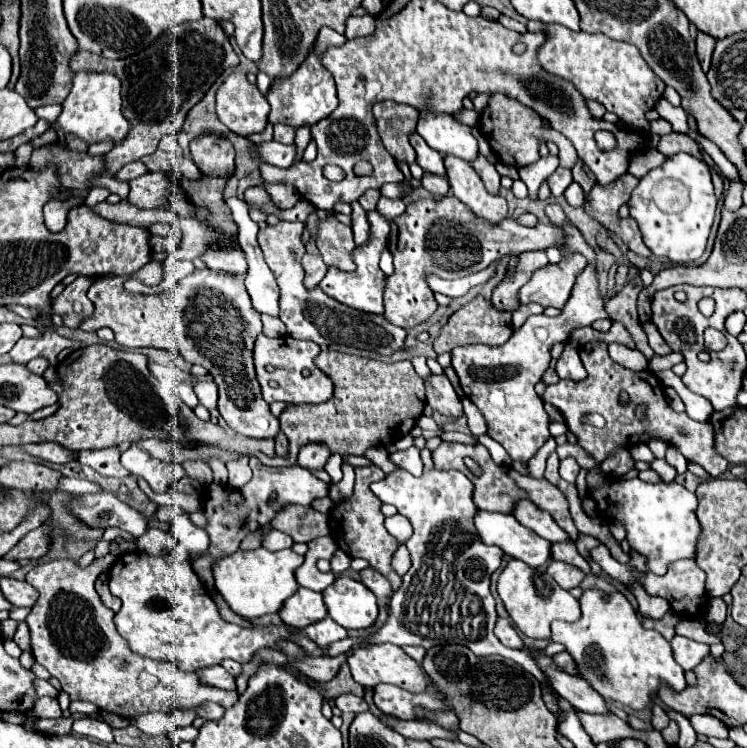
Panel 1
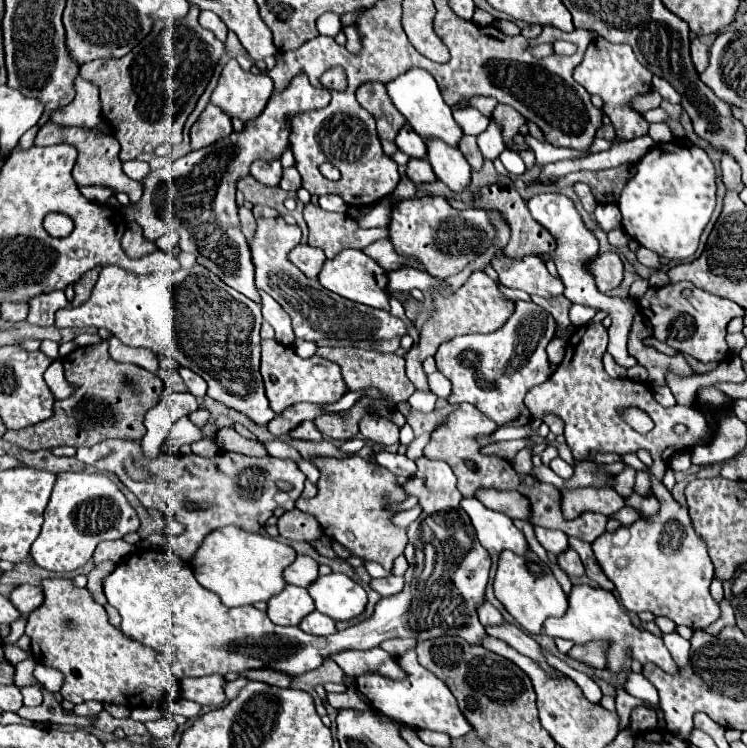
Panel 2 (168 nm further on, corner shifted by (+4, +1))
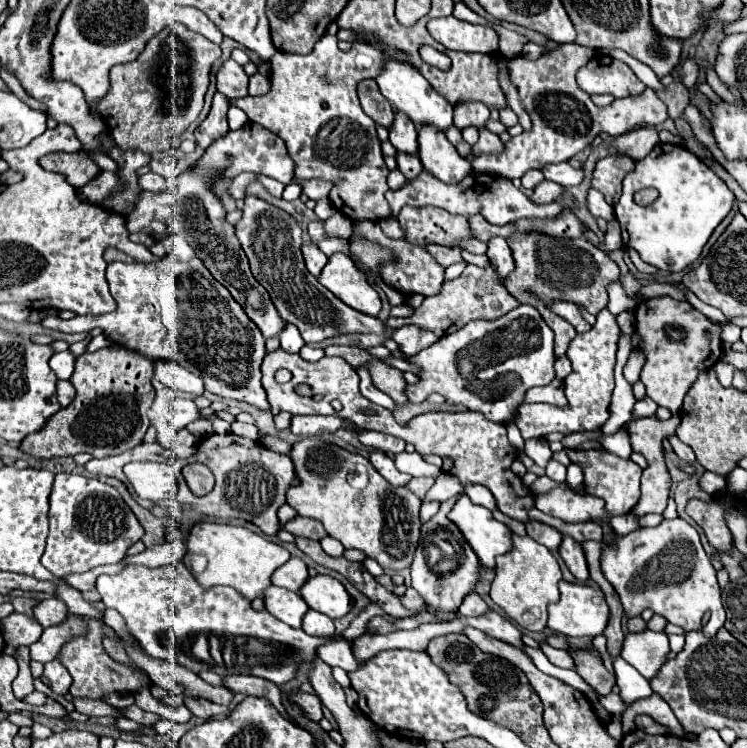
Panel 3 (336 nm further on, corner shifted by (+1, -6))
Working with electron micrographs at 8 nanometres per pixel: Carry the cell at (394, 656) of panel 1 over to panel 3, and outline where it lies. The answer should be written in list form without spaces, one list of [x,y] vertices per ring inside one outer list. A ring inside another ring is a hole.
[[[344,639],[330,641],[330,643],[322,645],[322,647],[318,649],[318,657],[320,657],[326,665],[330,665],[330,667],[342,667],[342,669],[348,671],[348,673],[364,665],[364,661],[358,661],[358,659],[354,657],[354,651],[352,651],[350,643],[344,641]]]

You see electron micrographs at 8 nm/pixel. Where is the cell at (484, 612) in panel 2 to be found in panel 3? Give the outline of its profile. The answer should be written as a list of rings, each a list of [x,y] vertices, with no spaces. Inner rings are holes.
[[[468,593],[466,599],[460,605],[460,615],[470,615],[470,617],[474,615],[474,617],[478,617],[478,615],[482,615],[486,611],[490,611],[490,607],[484,603],[484,599],[478,593]]]

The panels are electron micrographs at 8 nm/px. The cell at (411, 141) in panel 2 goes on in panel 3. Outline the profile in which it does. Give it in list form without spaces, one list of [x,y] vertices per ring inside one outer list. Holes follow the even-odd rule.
[[[394,113],[394,123],[390,127],[390,143],[398,149],[398,153],[418,153],[418,129],[416,125],[404,115]]]

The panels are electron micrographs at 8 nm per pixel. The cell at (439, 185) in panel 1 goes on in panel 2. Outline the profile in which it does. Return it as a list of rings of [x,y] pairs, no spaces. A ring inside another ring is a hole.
[[[409,158],[407,162],[407,176],[415,182],[415,184],[423,184],[423,182],[435,182],[435,172],[431,170],[427,160],[421,158]]]

